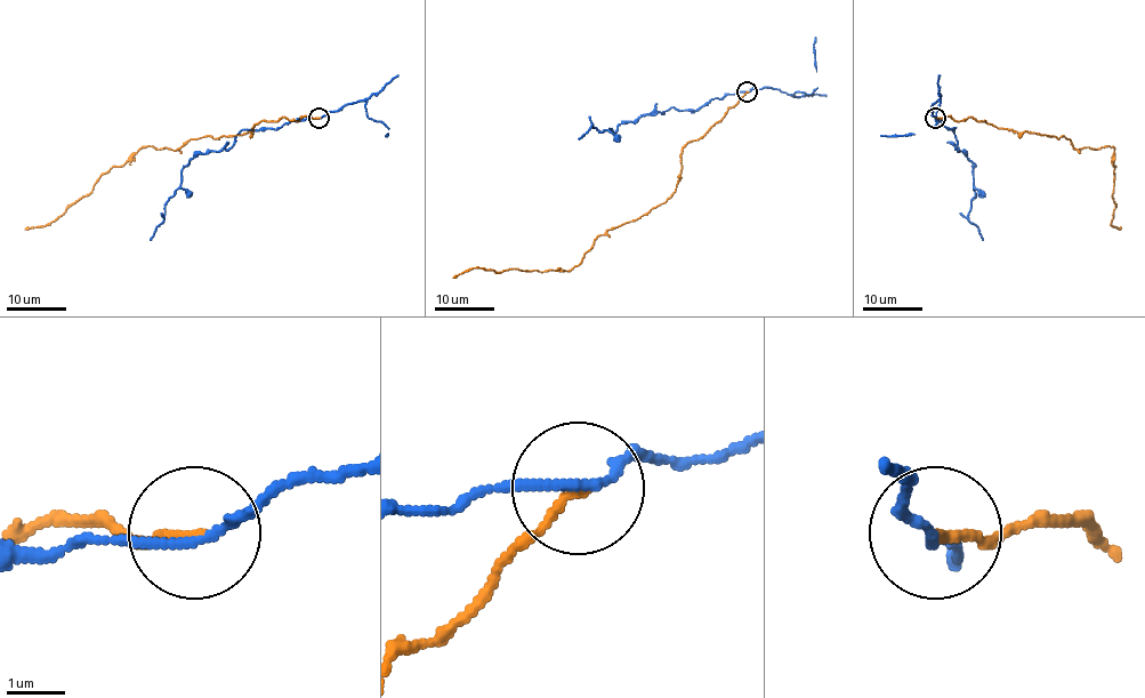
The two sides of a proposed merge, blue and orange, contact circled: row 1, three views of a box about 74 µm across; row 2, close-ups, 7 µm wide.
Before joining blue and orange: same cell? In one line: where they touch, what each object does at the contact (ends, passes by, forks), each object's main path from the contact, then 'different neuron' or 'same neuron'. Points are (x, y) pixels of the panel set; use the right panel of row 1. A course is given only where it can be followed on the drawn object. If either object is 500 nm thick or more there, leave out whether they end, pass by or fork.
(935, 118) | blue passes by | orange ends | blue via (935, 119), (954, 129), (957, 150), (975, 167), (975, 197), (967, 219), (982, 240) | orange via (935, 117), (974, 117), (1019, 131), (1064, 136), (1078, 150), (1112, 146), (1111, 222), (1121, 230) | different neuron

